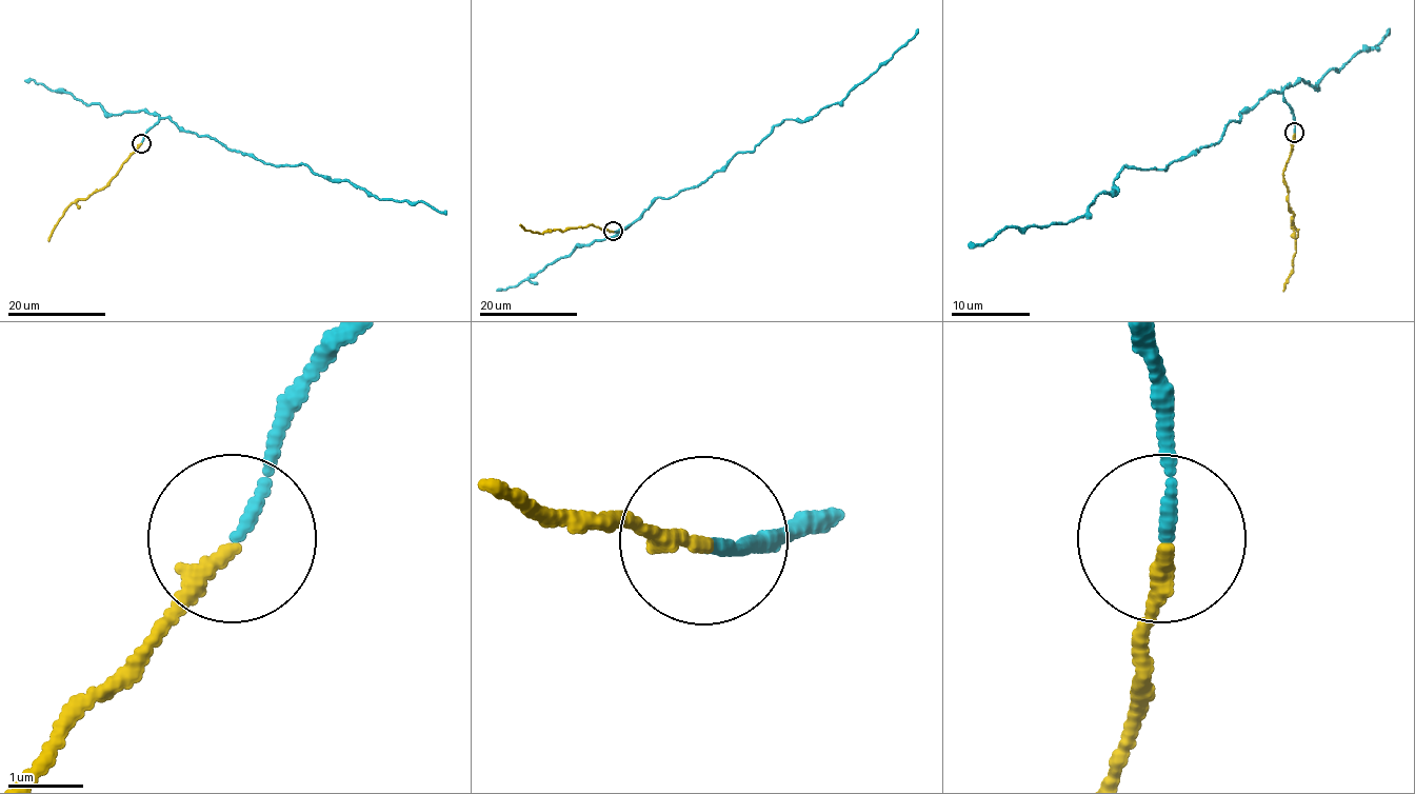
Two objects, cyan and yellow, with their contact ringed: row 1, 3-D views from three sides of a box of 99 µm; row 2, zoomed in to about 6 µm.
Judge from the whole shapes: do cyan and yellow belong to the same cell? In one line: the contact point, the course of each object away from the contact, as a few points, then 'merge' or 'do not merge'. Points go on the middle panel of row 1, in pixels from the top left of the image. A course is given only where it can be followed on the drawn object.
(613, 231) | cyan via (612, 232), (753, 151), (775, 125), (841, 101), (917, 28) | yellow via (612, 232), (590, 224), (540, 234), (526, 230), (520, 224) | do not merge

